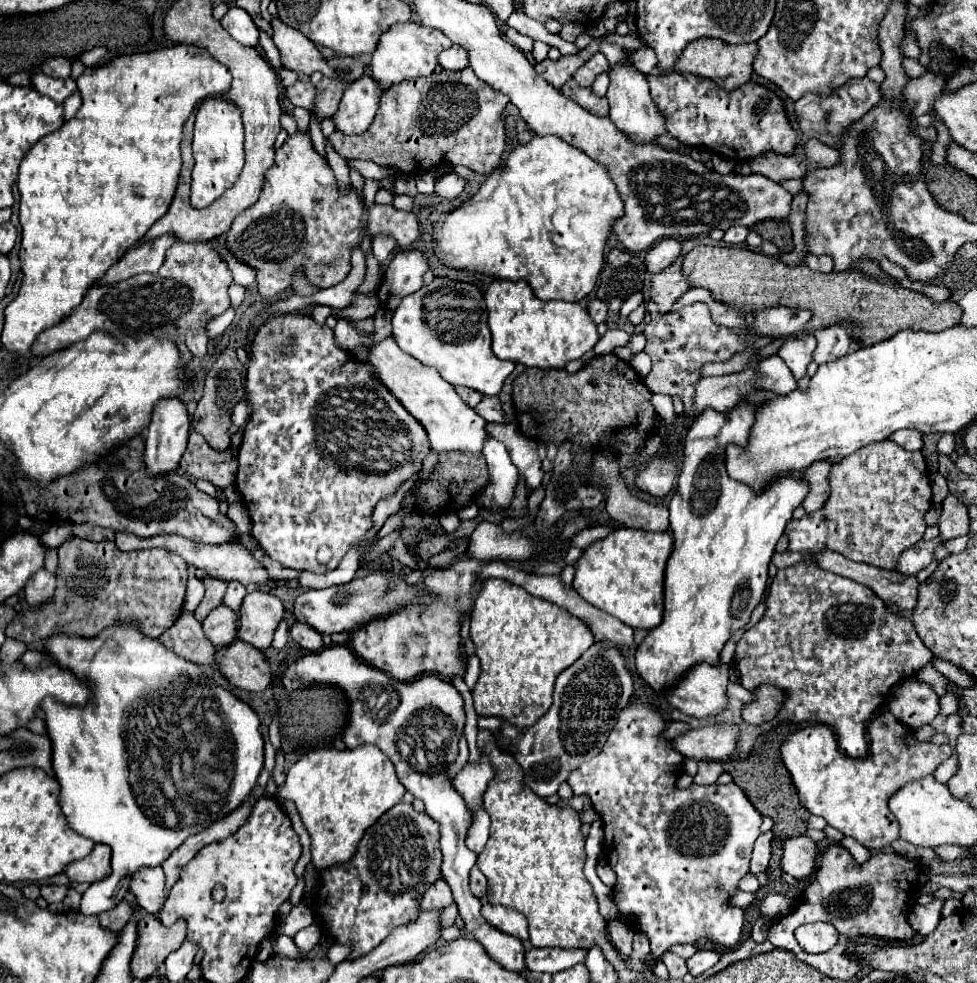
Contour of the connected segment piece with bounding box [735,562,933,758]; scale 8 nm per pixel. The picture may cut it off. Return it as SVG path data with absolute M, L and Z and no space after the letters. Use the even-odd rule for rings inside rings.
M803 562L777 572L765 602L767 610L763 618L747 630L737 644L735 664L741 672L741 686L757 688L761 684L773 684L787 690L779 718L789 722L819 720L829 724L837 730L841 750L851 758L863 758L869 752L865 728L871 714L883 704L897 682L913 676L921 666L933 660L931 650L923 646L915 632L911 618L893 612L871 588Z

